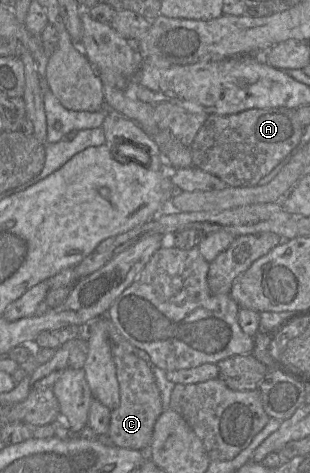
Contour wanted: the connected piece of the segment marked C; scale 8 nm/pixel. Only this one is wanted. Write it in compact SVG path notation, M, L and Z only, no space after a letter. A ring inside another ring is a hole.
M112 345L112 357L119 383L120 405L110 413L108 440L119 448L142 450L149 447L155 423L163 413L161 394L153 366L120 346Z

